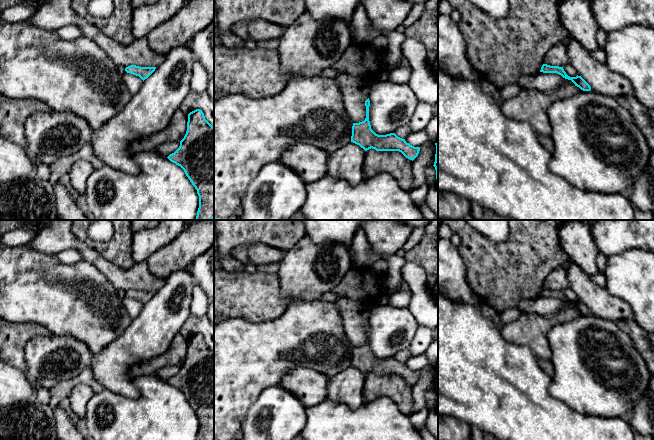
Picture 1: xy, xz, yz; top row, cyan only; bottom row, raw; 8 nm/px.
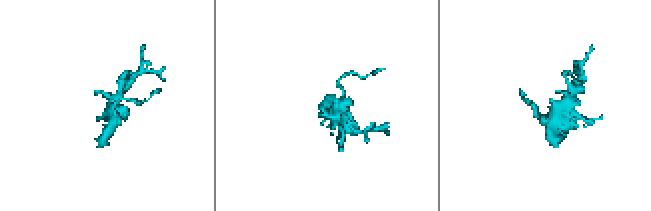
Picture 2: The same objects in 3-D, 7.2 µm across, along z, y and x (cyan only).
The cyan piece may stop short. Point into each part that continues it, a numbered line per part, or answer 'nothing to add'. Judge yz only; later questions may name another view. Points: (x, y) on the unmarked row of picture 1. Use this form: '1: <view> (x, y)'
nothing to add

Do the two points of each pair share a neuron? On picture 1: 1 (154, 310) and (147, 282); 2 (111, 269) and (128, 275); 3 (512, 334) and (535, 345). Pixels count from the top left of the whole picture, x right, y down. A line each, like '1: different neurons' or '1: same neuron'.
1: different neurons
2: same neuron
3: same neuron

